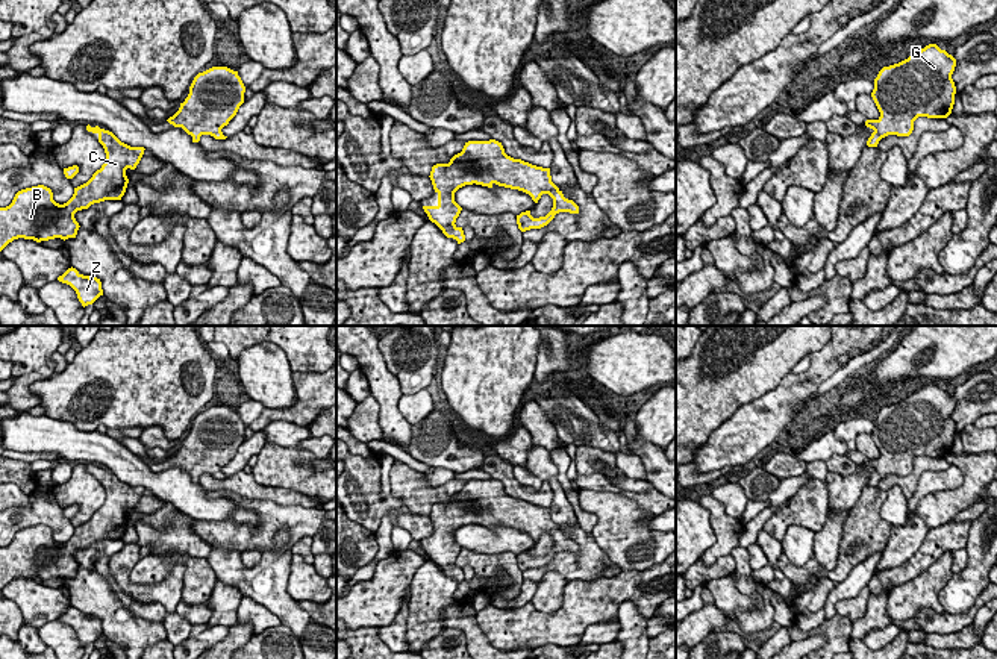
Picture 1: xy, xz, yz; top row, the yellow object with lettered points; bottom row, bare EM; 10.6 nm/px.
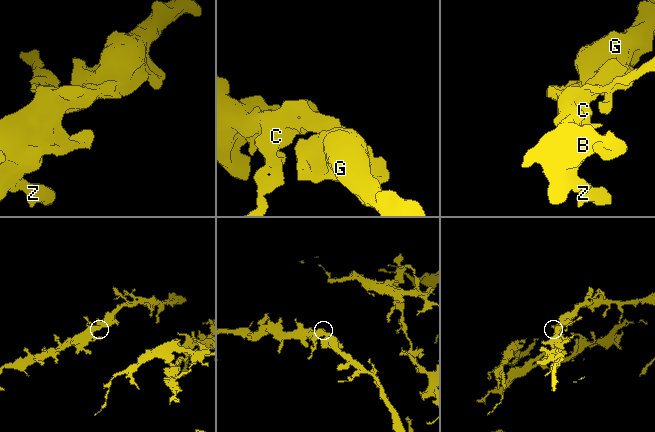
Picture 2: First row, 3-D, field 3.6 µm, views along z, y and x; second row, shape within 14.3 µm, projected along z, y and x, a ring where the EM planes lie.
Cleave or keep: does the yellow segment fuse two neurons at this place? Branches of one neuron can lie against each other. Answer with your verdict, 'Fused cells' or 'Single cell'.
Single cell

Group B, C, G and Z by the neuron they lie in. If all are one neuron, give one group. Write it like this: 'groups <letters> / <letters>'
groups B C G Z

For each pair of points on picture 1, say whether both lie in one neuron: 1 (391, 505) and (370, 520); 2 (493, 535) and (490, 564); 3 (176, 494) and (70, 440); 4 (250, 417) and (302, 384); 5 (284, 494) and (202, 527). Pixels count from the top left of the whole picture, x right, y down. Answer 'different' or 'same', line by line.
1: same
2: different
3: same
4: same
5: different

